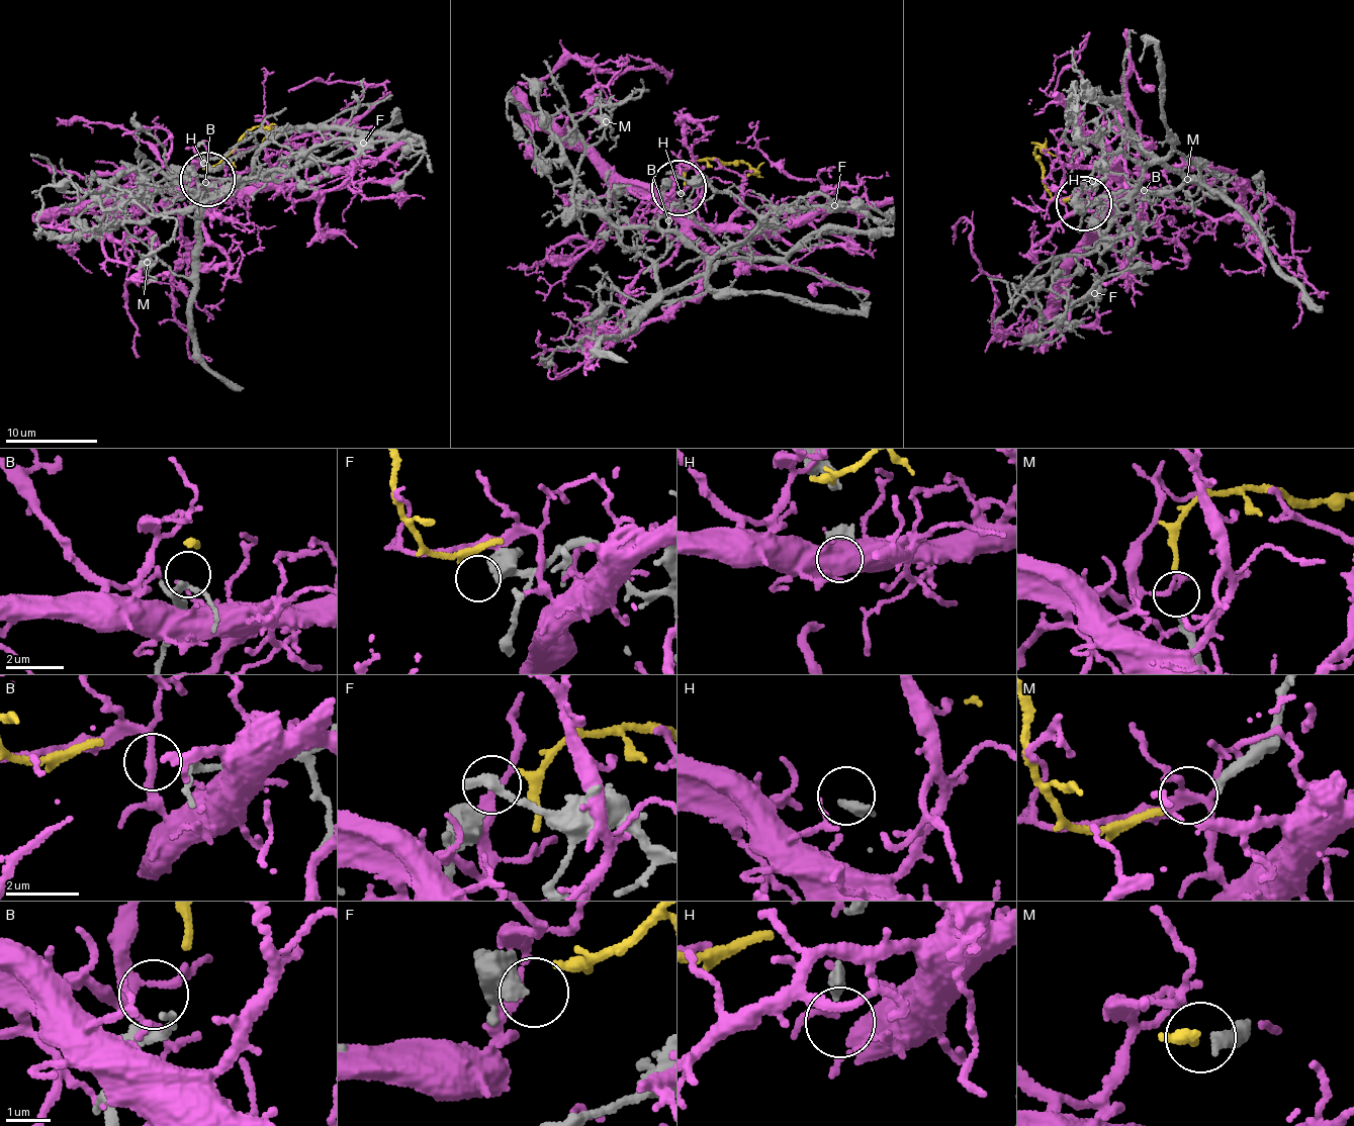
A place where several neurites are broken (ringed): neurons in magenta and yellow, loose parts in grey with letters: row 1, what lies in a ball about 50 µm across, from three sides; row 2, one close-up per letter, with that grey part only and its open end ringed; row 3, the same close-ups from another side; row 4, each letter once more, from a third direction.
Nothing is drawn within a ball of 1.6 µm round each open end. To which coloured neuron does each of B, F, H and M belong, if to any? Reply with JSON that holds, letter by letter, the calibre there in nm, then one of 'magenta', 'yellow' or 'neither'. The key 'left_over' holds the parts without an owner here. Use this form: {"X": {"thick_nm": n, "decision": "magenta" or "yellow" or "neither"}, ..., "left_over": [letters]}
{"B": {"thick_nm": 180, "decision": "neither"}, "F": {"thick_nm": 320, "decision": "neither"}, "H": {"thick_nm": 300, "decision": "neither"}, "M": {"thick_nm": 280, "decision": "yellow"}, "left_over": ["B", "F", "H"]}

